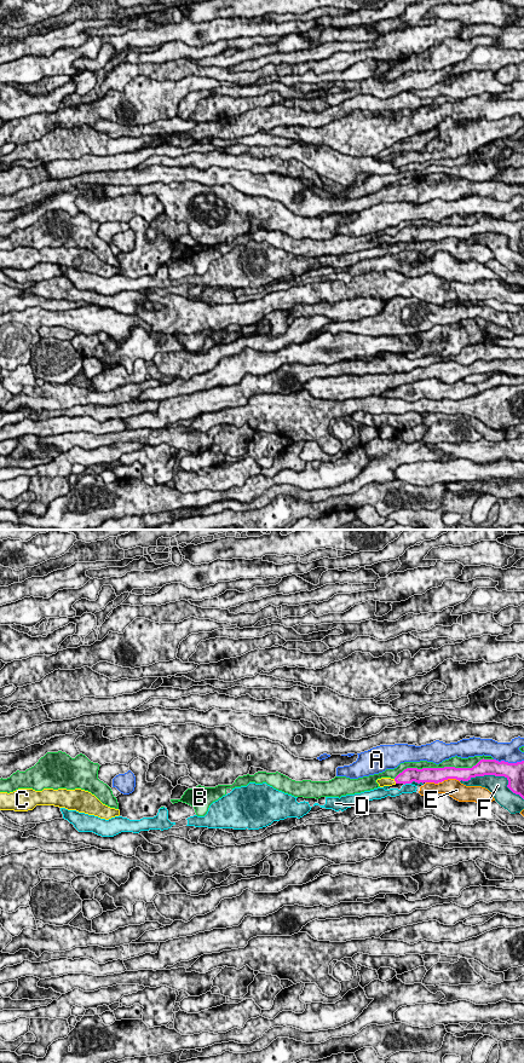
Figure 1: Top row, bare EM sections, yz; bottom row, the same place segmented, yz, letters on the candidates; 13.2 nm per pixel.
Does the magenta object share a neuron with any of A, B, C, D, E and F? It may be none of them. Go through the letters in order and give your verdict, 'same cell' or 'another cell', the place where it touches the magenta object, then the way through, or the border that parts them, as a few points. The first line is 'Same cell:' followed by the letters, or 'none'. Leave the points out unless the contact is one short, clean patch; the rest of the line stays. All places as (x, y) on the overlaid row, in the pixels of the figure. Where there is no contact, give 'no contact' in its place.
Same cell: C
A: another cell; contact yz (507, 762)
B: another cell; contact yz (444, 767)
C: same cell; contact yz (395, 780)
D: another cell; contact yz (407, 783); border yz (410, 783), (404, 785)
E: another cell; contact yz (450, 778)
F: another cell; contact yz (495, 775)

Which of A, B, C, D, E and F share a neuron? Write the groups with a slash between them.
A / B / C / D E / F

